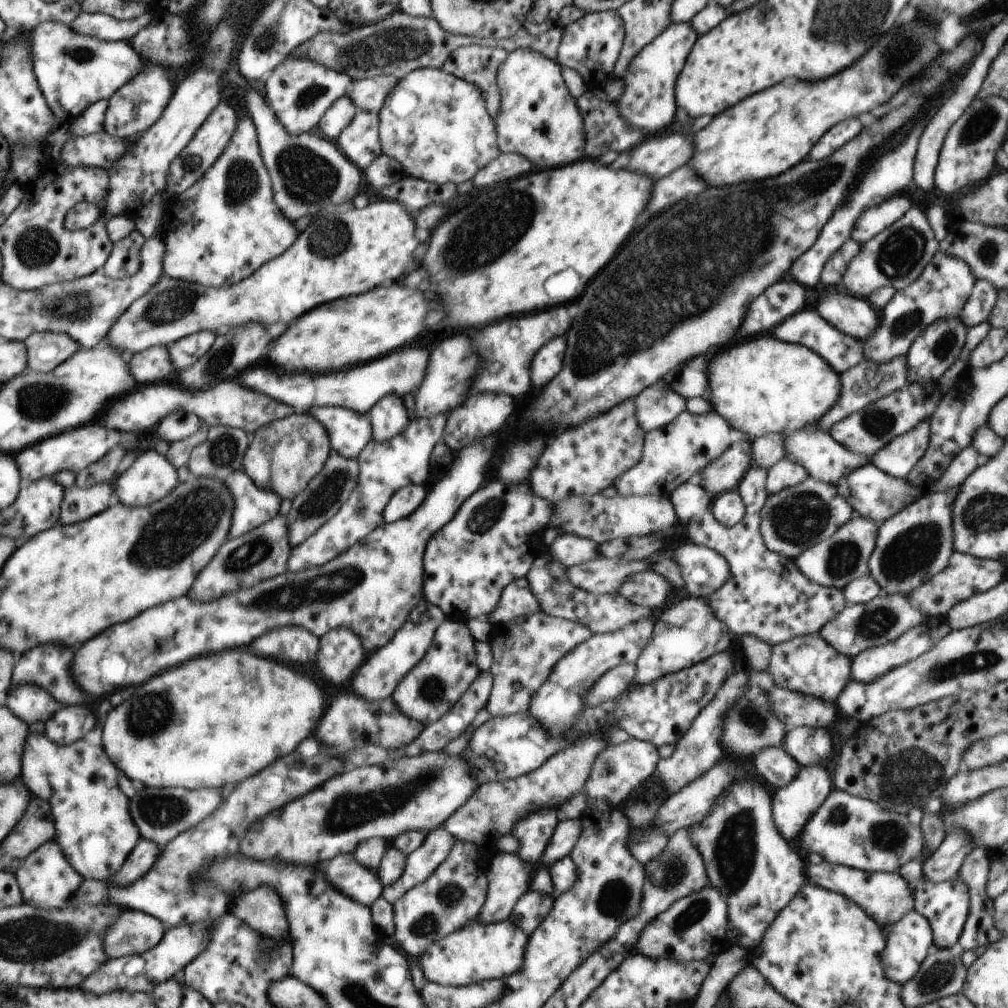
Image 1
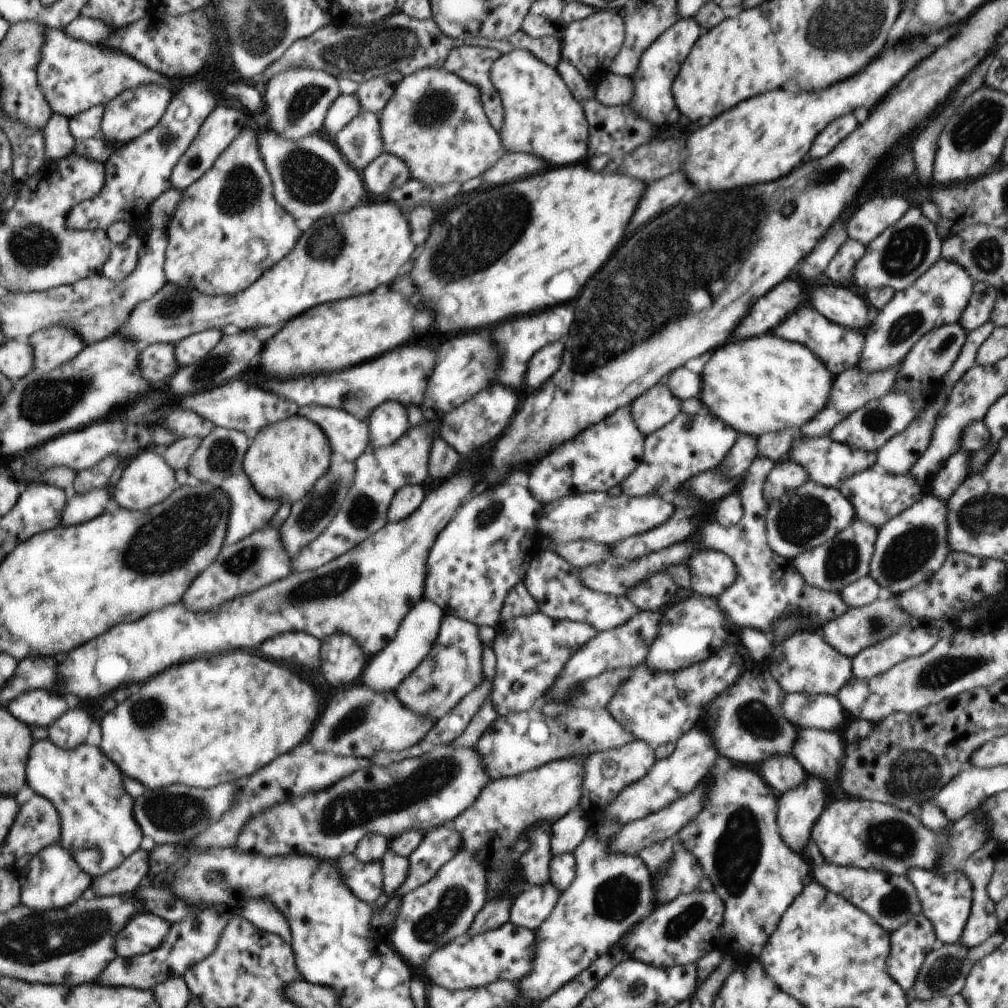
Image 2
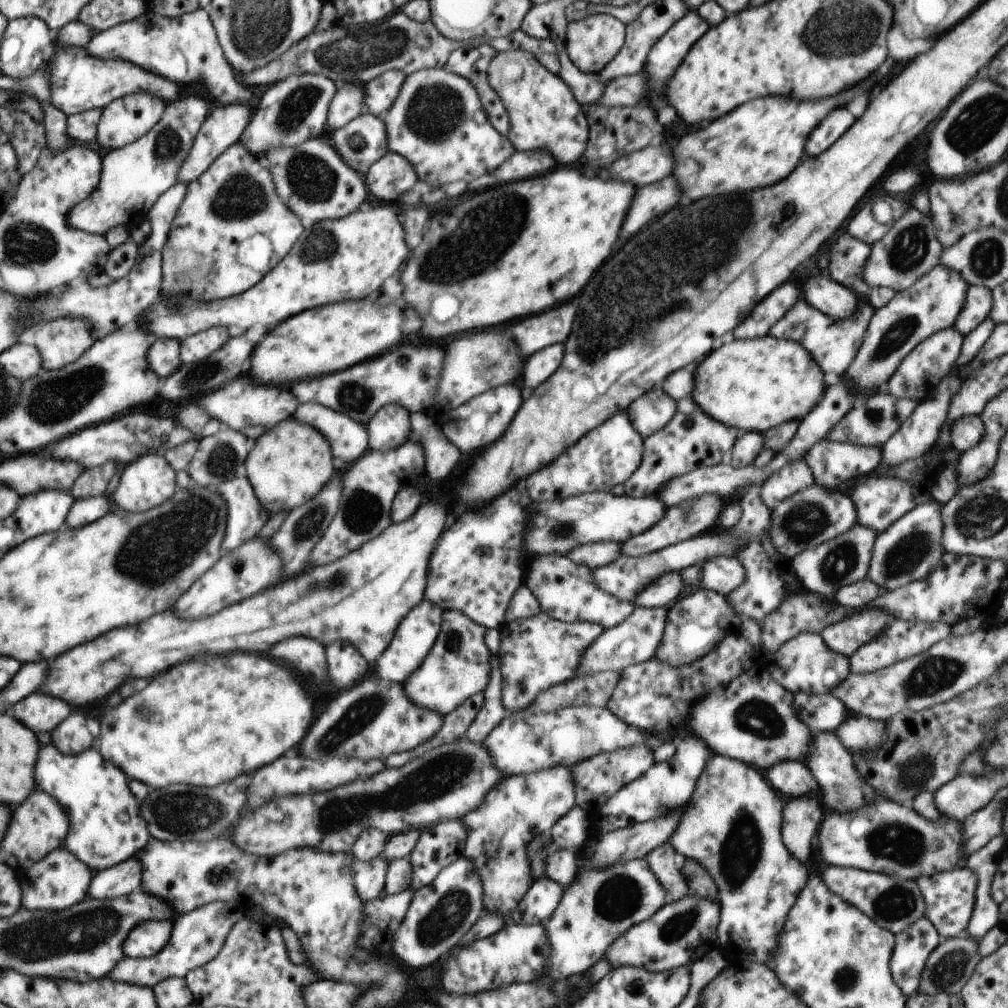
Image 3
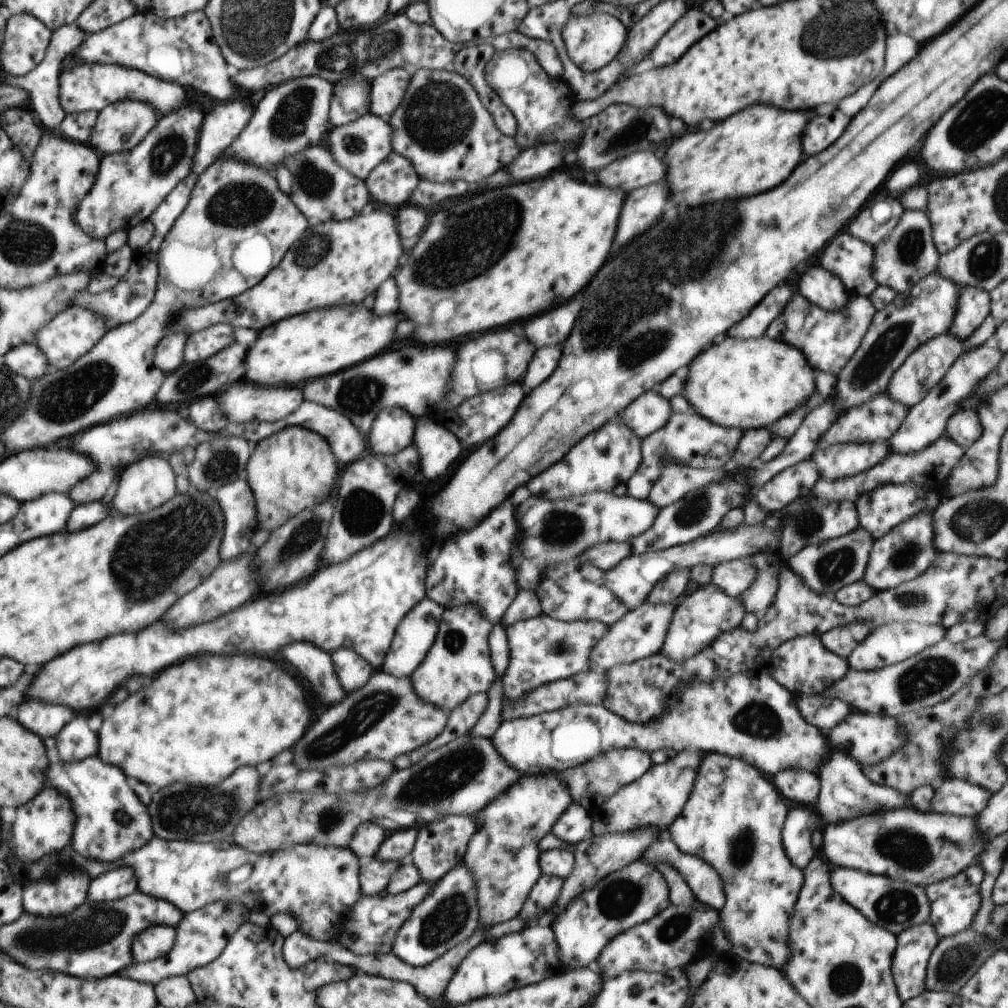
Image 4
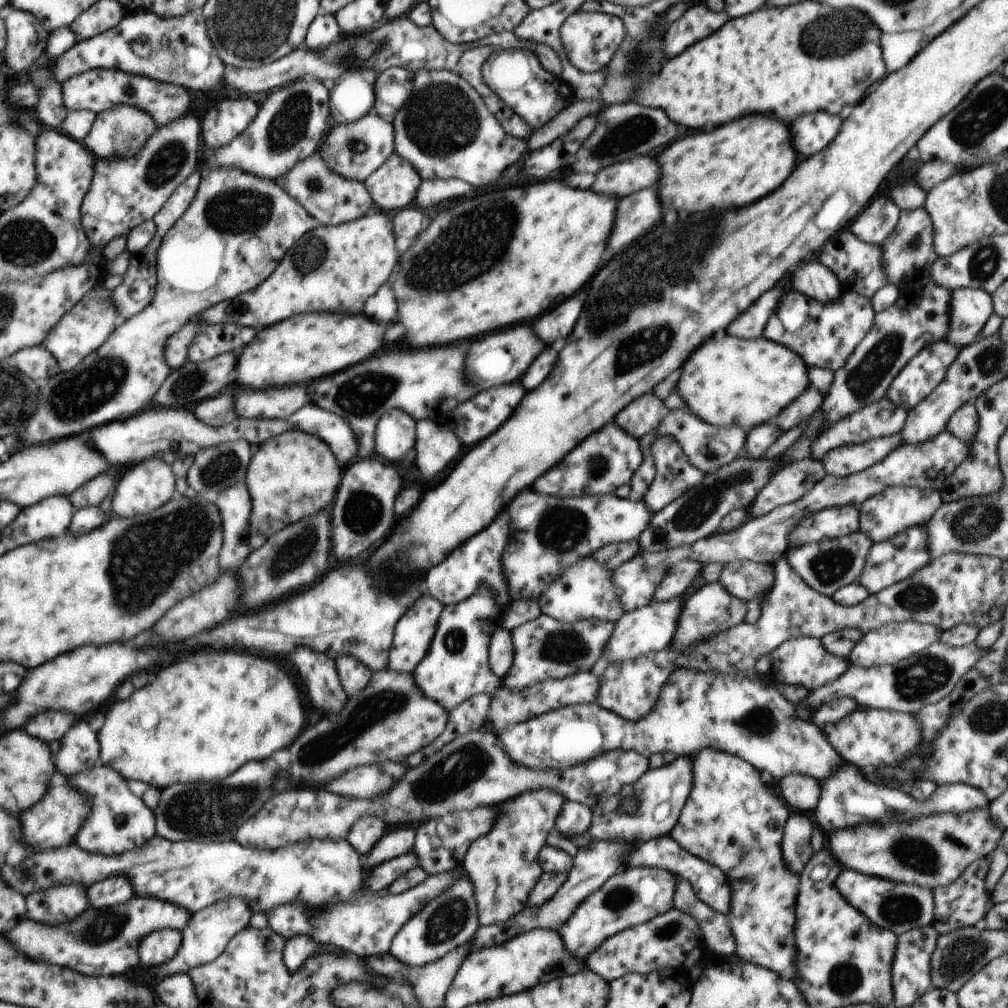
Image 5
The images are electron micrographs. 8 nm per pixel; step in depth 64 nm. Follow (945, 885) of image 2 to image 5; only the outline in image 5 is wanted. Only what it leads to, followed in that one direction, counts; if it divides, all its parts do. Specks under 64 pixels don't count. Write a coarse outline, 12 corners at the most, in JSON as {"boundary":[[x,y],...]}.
{"boundary":[[988,858],[932,890],[934,922],[946,934],[979,926],[992,905]]}

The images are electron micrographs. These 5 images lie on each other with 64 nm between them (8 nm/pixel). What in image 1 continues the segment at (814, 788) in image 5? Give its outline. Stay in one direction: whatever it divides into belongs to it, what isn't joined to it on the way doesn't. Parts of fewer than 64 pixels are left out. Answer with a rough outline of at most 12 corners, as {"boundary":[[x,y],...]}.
{"boundary":[[782,748],[752,758],[756,774],[774,788],[786,786],[798,764]]}

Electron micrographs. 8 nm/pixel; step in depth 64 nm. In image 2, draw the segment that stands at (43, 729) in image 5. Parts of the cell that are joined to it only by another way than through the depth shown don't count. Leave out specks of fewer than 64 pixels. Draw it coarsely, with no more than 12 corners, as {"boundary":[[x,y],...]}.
{"boundary":[[28,690],[8,704],[24,724],[48,728],[68,702],[46,690]]}

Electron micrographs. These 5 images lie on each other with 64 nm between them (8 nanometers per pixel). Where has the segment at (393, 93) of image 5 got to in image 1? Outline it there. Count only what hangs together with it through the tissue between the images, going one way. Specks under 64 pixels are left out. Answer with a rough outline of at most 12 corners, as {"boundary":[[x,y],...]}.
{"boundary":[[399,79],[357,80],[348,96],[358,110],[378,115]]}

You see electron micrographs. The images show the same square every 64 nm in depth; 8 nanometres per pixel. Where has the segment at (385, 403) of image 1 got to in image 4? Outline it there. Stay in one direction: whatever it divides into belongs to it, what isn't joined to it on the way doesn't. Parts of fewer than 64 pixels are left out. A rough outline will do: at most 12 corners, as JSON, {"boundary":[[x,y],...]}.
{"boundary":[[382,410],[366,437],[370,452],[394,456],[414,445],[415,418]]}

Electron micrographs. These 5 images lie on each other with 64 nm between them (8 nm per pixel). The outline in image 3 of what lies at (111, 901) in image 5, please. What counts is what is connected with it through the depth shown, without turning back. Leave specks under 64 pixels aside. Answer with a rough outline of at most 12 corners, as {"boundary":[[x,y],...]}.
{"boundary":[[135,856],[95,872],[89,896],[126,896],[142,888]]}

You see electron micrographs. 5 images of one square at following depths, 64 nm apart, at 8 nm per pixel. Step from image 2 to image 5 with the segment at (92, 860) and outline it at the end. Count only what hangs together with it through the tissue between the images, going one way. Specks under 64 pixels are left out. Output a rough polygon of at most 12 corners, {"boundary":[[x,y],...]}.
{"boundary":[[108,766],[68,778],[90,816],[75,843],[122,855],[157,835],[153,809]]}

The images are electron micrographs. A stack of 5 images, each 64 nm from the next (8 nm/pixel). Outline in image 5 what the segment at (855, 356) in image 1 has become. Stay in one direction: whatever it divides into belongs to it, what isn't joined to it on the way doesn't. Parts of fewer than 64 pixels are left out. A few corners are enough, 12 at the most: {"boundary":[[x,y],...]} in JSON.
{"boundary":[[792,290],[764,336],[833,373],[874,324],[871,299]]}

